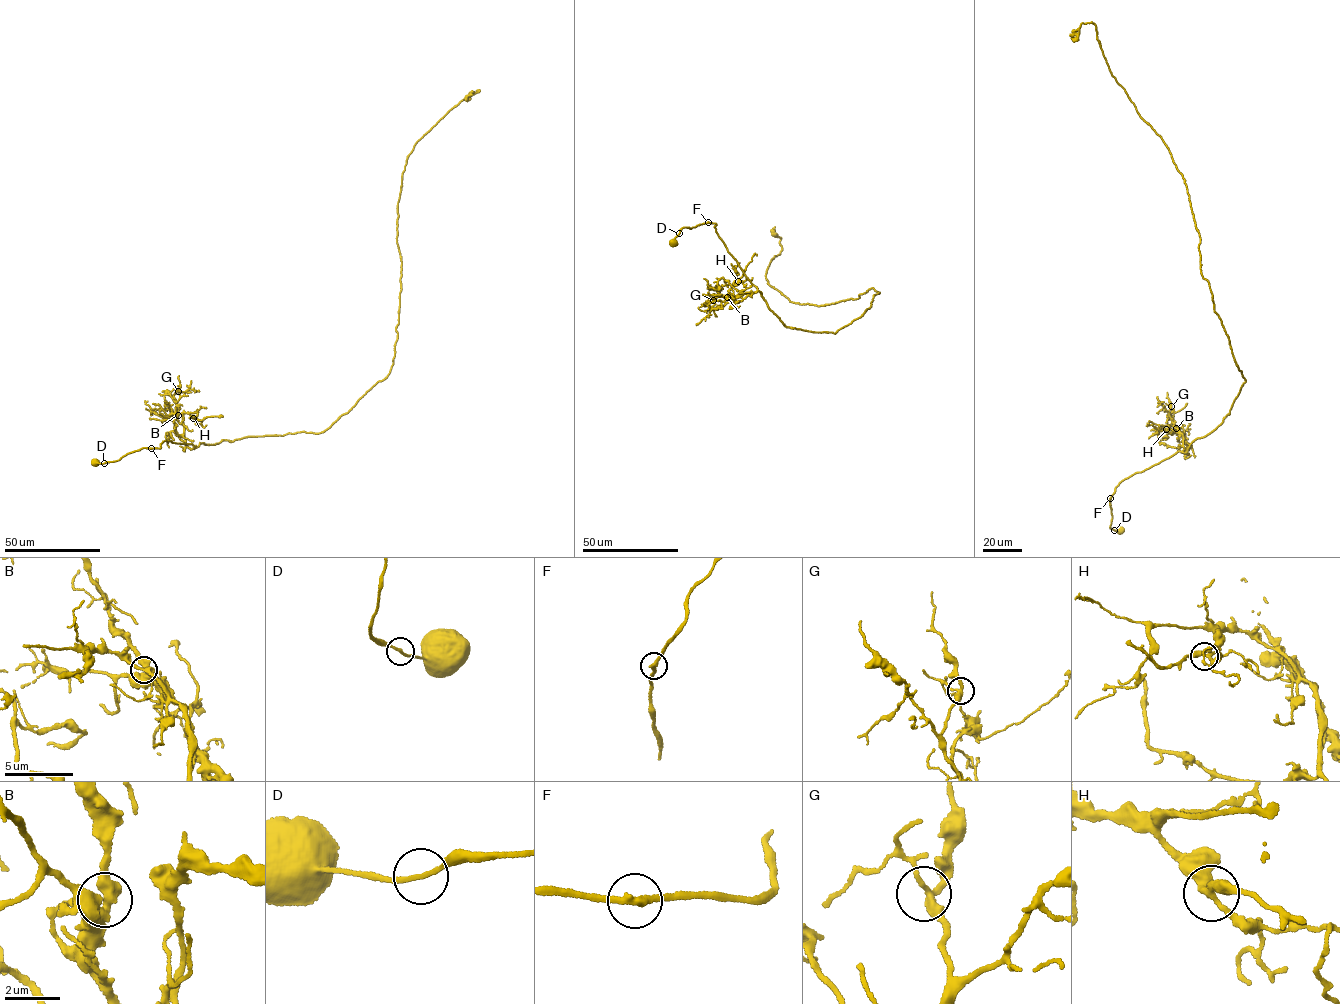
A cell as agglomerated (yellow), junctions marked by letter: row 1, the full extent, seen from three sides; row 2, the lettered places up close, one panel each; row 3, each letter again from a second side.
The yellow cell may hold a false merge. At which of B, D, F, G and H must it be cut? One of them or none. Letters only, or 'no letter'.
F

